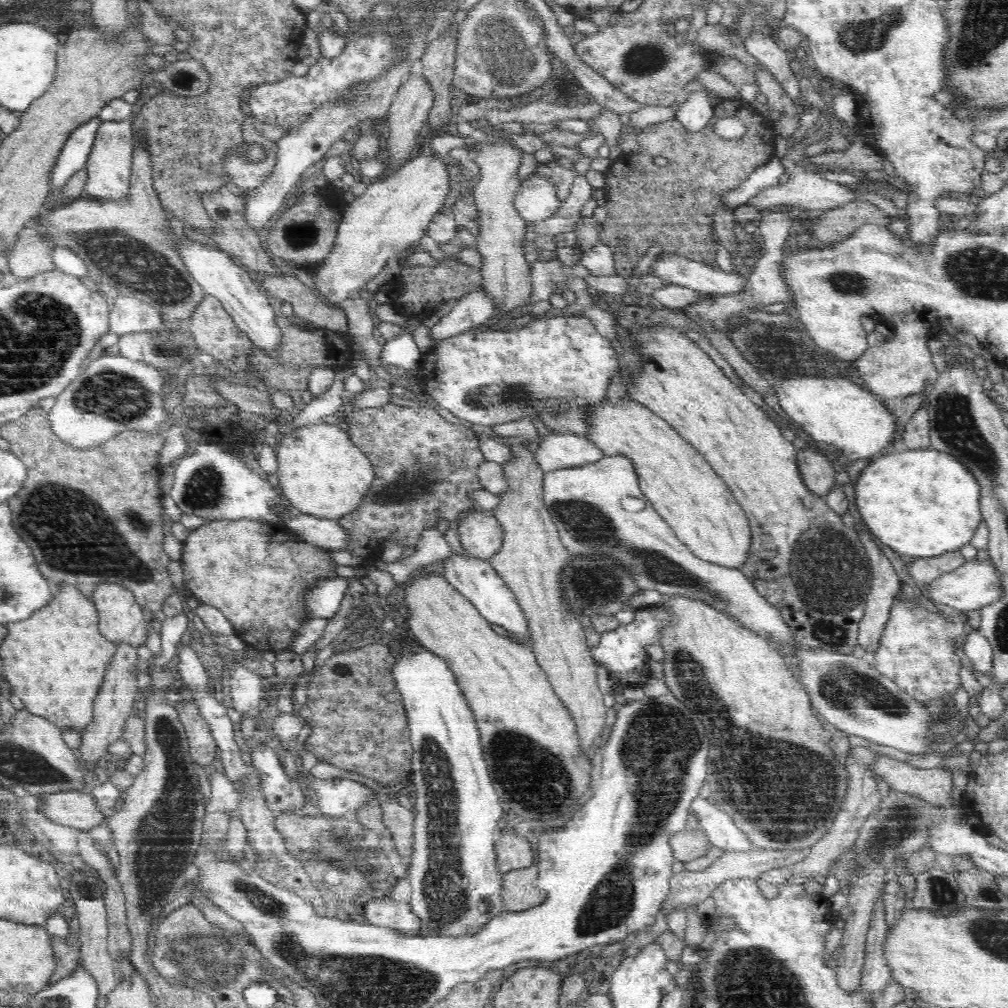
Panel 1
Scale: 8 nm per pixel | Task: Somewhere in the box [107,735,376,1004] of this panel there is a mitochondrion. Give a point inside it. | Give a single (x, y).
(213, 960)

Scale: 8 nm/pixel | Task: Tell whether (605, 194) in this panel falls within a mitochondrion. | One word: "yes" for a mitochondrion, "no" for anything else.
no

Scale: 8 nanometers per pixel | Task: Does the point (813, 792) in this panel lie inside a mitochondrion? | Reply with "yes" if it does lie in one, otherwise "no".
yes

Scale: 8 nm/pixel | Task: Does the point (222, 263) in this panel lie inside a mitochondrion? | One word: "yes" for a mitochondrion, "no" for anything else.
no

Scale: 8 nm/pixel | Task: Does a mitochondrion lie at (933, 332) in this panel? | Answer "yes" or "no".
no

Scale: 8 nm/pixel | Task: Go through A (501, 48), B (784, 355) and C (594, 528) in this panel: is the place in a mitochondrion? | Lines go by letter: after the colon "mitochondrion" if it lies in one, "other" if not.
A: mitochondrion
B: mitochondrion
C: mitochondrion

